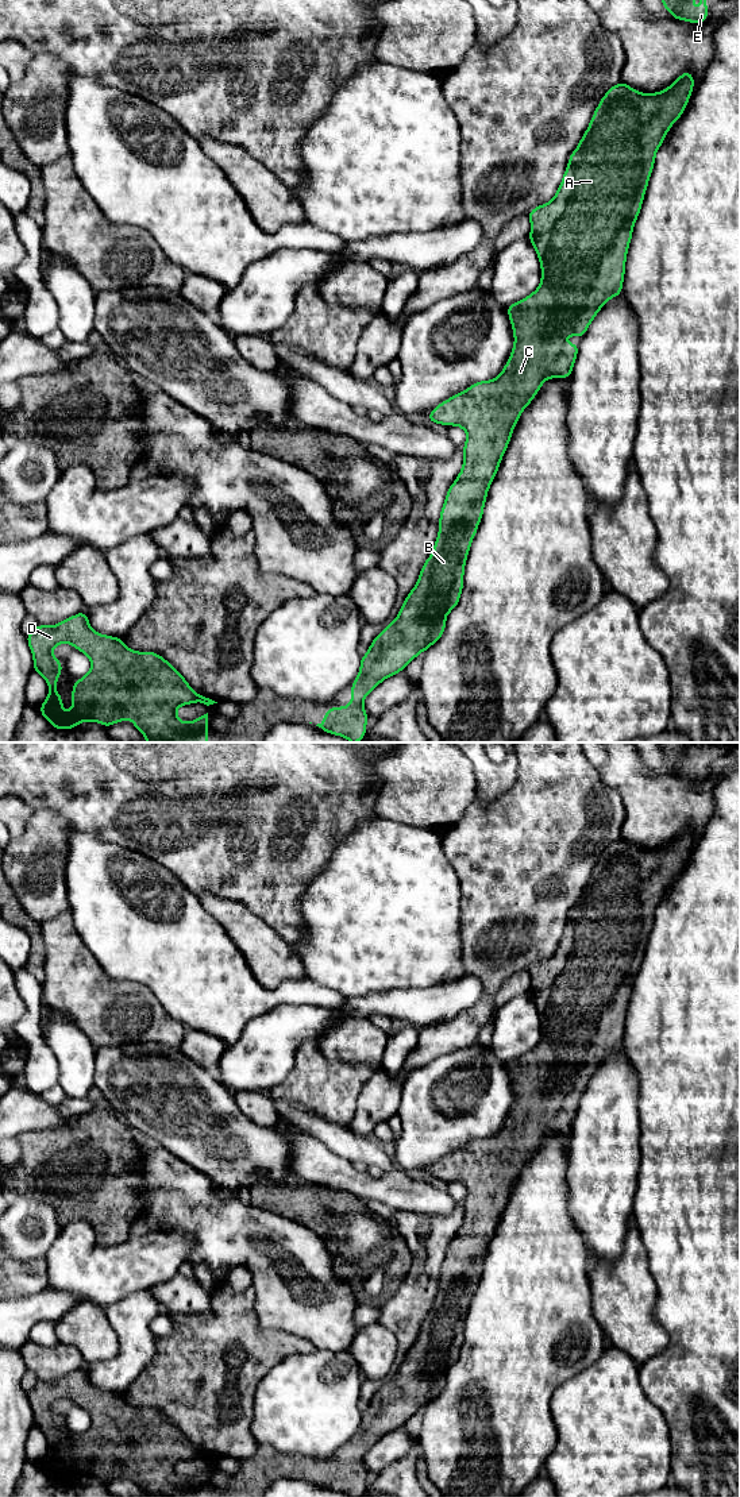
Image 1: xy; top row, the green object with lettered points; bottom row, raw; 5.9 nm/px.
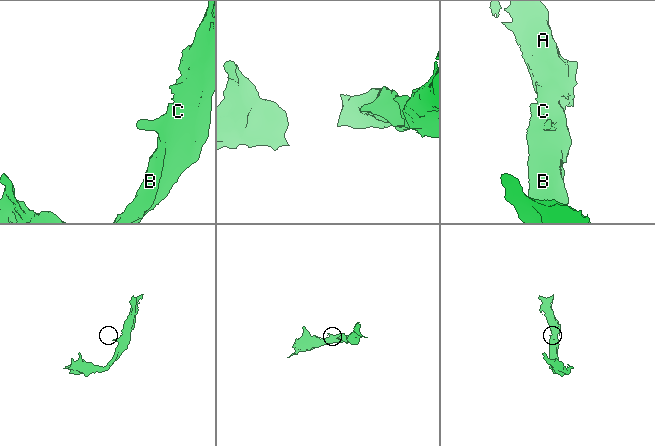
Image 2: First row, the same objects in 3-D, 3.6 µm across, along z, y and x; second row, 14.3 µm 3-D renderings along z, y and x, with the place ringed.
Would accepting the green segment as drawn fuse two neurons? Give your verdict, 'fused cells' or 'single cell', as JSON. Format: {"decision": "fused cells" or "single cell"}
{"decision": "single cell"}

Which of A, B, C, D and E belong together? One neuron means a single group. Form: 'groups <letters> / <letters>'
groups A B C D E

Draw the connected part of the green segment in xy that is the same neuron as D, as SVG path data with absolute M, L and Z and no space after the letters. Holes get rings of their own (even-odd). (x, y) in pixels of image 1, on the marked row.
M85 611L54 626L38 625L27 633L27 641L34 656L34 672L42 675L50 687L39 711L57 730L73 730L77 724L85 721L96 721L108 728L130 718L147 742L208 742L208 713L189 724L178 719L176 713L177 707L182 705L201 702L209 706L217 702L196 694L184 676L158 653L135 652L124 645L123 638L96 633L90 628ZM62 643L76 647L92 663L90 671L73 683L73 709L68 713L62 710L62 698L54 690L62 665L53 656L53 648Z

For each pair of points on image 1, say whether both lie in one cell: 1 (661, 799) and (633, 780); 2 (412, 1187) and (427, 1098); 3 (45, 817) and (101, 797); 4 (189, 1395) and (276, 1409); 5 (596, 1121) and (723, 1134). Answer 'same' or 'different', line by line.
1: same
2: different
3: different
4: different
5: different

